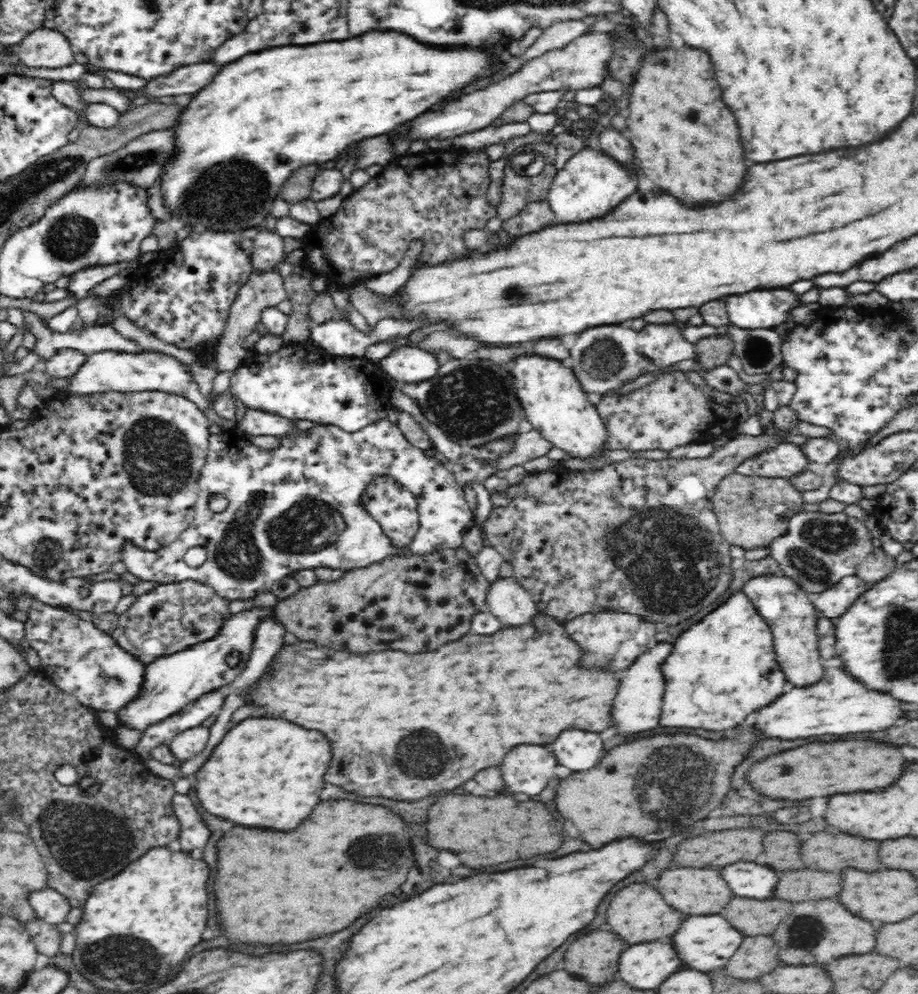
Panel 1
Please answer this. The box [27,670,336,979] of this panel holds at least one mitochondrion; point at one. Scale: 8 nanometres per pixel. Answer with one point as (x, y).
(87, 843)

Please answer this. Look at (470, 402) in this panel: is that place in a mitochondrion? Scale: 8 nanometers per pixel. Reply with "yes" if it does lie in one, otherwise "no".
yes

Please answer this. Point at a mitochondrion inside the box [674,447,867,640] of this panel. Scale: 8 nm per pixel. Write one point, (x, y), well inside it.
(811, 557)

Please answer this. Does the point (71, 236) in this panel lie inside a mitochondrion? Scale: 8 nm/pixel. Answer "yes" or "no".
yes

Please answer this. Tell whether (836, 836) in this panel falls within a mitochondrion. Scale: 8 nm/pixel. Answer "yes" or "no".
no

